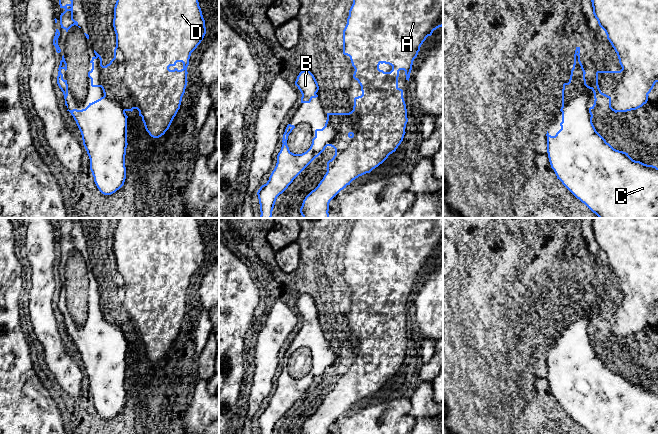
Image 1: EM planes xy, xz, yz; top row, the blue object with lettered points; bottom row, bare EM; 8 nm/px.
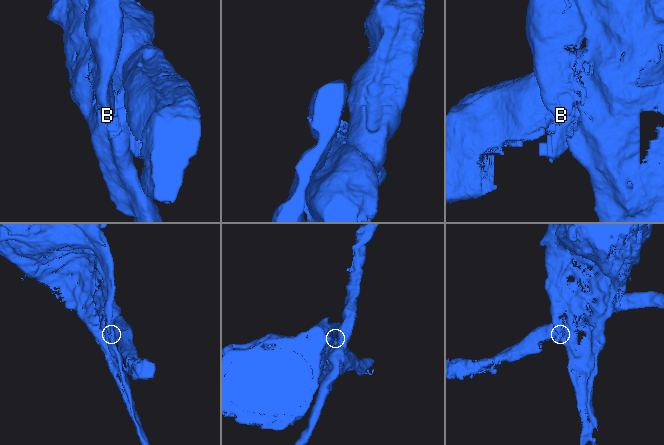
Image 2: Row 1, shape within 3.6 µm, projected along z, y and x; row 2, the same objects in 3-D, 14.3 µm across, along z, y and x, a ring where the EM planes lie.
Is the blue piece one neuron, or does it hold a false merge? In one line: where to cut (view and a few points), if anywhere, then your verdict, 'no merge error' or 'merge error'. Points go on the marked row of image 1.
yz (589, 96), (577, 94), (562, 105) | merge error

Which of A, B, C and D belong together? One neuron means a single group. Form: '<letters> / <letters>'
A D / B C

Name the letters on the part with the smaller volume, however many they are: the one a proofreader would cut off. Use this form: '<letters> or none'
A, D

